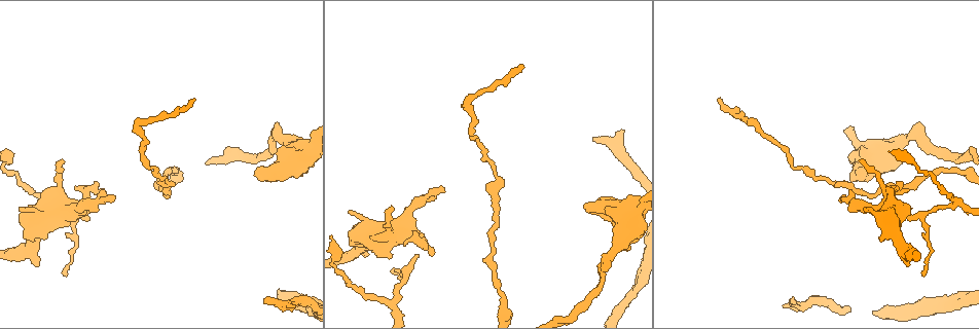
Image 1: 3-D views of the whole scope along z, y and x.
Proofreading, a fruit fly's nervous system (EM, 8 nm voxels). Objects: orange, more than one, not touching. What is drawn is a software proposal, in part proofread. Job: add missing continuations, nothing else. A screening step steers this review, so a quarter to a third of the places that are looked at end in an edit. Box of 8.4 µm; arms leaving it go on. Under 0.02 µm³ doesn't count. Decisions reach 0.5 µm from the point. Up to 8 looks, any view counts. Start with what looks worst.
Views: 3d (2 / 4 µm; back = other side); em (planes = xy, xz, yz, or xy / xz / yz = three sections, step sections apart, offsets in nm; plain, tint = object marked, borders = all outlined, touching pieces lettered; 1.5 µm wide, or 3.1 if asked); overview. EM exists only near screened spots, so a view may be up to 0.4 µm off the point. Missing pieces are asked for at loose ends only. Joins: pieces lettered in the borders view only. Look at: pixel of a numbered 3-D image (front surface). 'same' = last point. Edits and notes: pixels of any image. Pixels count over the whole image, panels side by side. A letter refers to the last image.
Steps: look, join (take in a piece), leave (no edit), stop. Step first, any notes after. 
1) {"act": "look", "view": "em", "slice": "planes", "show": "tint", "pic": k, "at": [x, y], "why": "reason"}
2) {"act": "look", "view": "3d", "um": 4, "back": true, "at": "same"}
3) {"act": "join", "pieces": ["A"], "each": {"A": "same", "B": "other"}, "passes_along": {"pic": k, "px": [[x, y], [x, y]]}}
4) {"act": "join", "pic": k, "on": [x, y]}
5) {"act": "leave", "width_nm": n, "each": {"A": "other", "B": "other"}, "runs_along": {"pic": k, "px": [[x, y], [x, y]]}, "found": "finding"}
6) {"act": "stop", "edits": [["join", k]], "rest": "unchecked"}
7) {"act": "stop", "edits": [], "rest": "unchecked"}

{"act": "look", "view": "em", "slice": "xy", "step": 8, "show": "borders", "pic": 1, "at": [718, 99], "why": "thin end"}

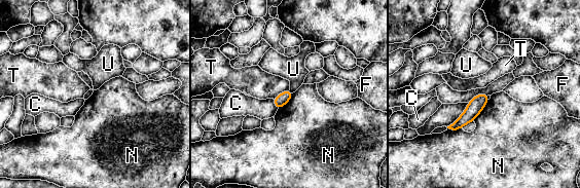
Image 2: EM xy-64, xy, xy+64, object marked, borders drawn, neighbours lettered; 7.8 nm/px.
{"act": "look", "view": "em", "slice": "planes", "show": "borders", "at": "same"}

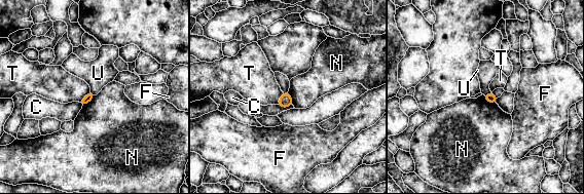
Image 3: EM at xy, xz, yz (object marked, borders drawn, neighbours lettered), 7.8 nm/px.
{"act": "leave", "longest_contact_nm": ["N", 150], "each": {"C": "other", "F": "other", "N": "other", "T": "other", "U": "other"}, "border": {"pic": 3, "px": [[482, 94], [486, 101], [497, 105]]}, "found": "no lettered piece goes on from it"}

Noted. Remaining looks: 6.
{"act": "look", "view": "3d", "um": 4, "pic": 1, "at": [593, 137]}

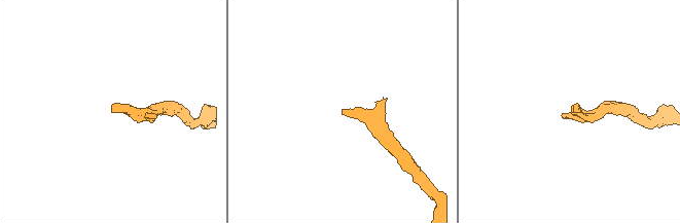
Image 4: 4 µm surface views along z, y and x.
{"act": "look", "view": "em", "slice": "yz", "step": 8, "show": "tint", "pic": 4, "at": [342, 110]}

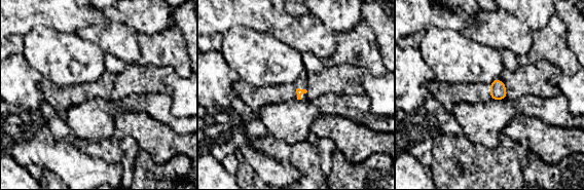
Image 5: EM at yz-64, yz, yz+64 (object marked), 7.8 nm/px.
{"act": "look", "view": "em", "slice": "planes", "show": "borders", "at": "same"}

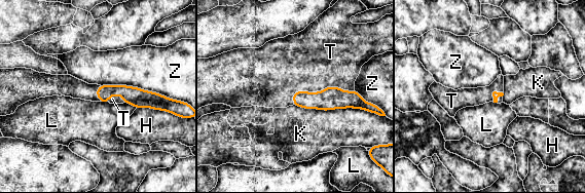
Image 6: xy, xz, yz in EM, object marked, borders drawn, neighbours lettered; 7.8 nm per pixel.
{"act": "join", "pieces": ["T"], "each": {"H": "other", "K": "other", "L": "other", "T": "same", "Z": "other"}, "passes_along": {"pic": 6, "px": [[331, 98], [318, 92], [309, 62]]}, "found": "the neuron continues"}

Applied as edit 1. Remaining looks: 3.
{"act": "look", "view": "em", "slice": "xz", "step": 8, "show": "borders", "pic": 1, "at": [393, 268]}

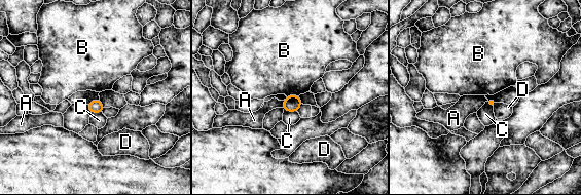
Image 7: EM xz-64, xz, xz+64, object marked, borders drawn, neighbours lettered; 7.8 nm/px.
{"act": "leave", "width_nm": 70, "each": {"A": "other", "B": "other", "C": "other", "D": "other"}, "border": {"pic": 7, "px": [[298, 94], [288, 94], [286, 96]]}, "found": "none of them fits"}

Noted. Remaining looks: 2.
{"act": "stop", "edits": [["join", 6]], "rest": "unchecked"}

